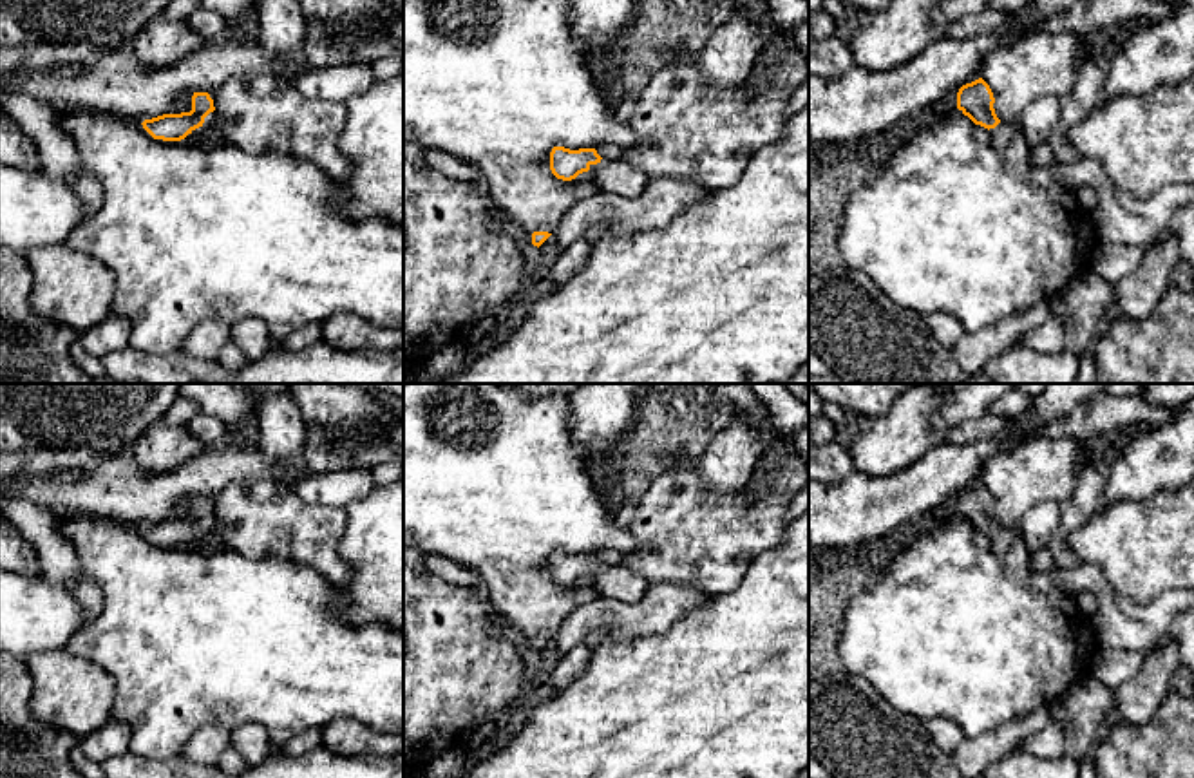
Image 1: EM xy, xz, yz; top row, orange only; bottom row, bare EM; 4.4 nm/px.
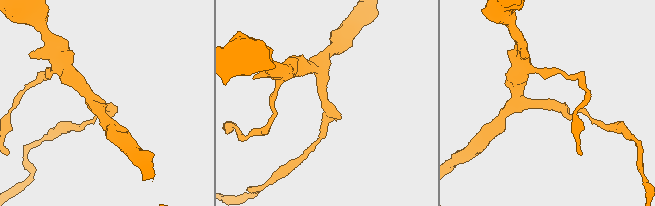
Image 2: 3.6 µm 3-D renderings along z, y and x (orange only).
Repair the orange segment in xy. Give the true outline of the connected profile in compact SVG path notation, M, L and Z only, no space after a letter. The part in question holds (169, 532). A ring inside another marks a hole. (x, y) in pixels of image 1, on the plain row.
M194 498L192 516L181 519L163 519L145 525L143 534L154 543L163 546L190 545L194 550L217 552L226 548L213 505L208 498Z

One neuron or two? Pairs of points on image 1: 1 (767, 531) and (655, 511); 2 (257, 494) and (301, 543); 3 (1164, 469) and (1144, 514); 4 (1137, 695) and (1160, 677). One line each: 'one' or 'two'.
1: one
2: one
3: two
4: one

